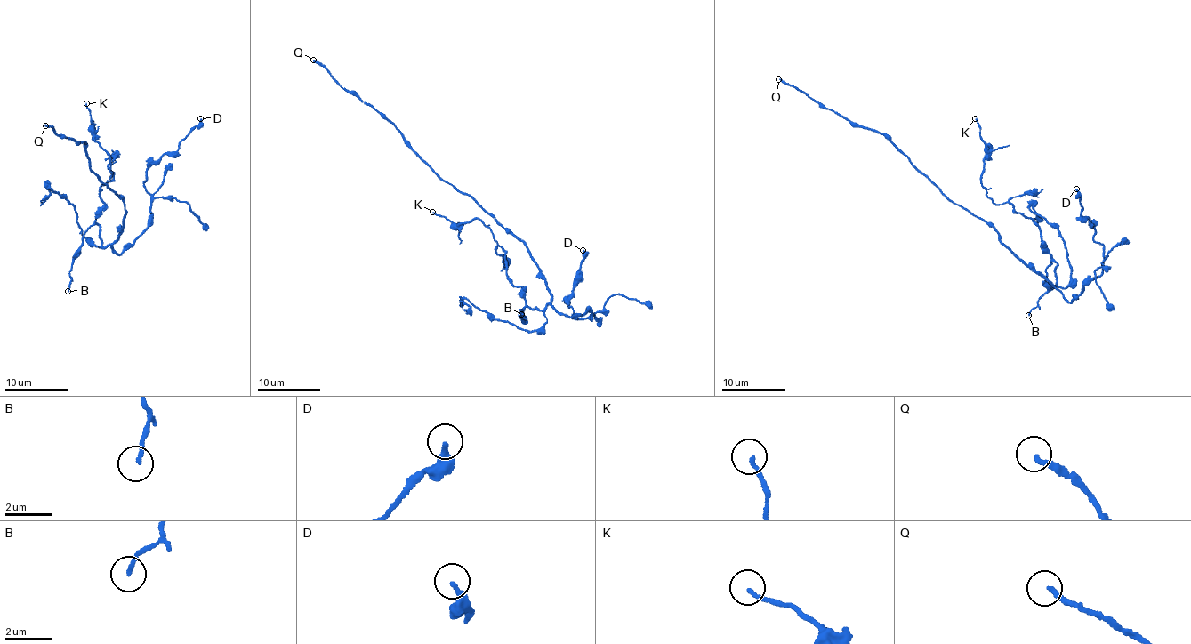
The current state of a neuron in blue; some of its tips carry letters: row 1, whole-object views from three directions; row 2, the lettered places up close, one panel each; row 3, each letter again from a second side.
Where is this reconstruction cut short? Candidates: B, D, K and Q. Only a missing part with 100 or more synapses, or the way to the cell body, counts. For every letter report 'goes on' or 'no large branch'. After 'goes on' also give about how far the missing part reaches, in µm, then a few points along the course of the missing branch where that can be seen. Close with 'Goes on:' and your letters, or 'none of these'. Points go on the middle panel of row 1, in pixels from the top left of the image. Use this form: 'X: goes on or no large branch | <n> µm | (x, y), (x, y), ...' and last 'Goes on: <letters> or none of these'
B: no large branch
D: no large branch
K: no large branch
Q: goes on | 120 µm
Goes on: Q

